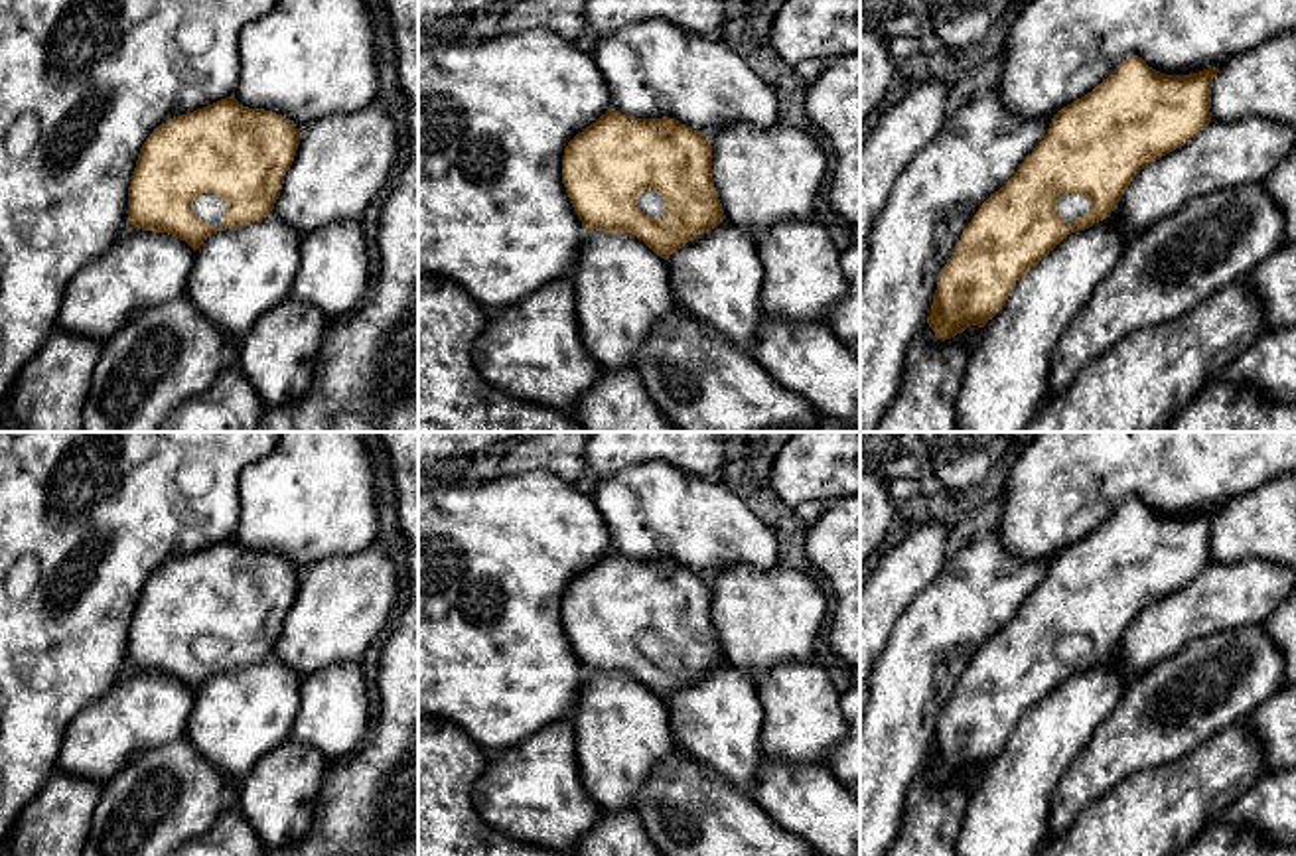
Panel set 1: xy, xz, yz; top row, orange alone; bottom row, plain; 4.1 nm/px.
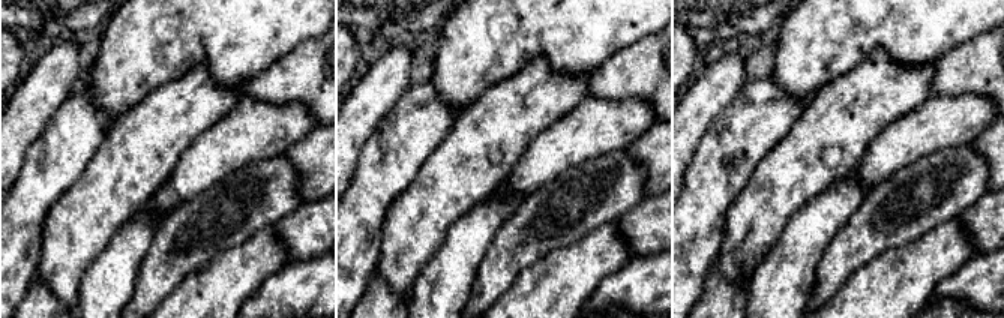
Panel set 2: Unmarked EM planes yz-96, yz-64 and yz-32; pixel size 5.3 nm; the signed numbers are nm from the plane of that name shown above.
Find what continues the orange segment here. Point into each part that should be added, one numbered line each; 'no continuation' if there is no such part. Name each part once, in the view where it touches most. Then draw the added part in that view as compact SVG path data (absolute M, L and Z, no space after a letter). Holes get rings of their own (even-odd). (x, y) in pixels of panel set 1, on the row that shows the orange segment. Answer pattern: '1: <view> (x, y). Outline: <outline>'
1: xy (210, 208). Outline: M205 191L193 201L193 211L199 219L219 229L225 219L227 203L225 199Z

